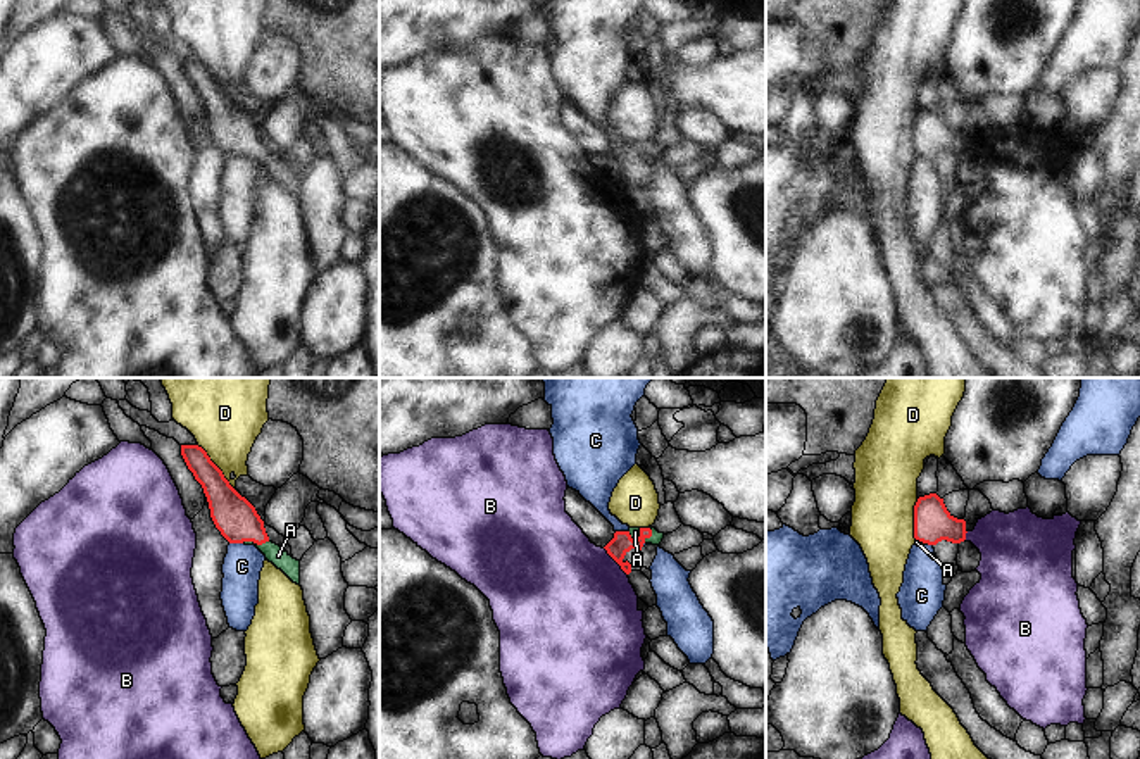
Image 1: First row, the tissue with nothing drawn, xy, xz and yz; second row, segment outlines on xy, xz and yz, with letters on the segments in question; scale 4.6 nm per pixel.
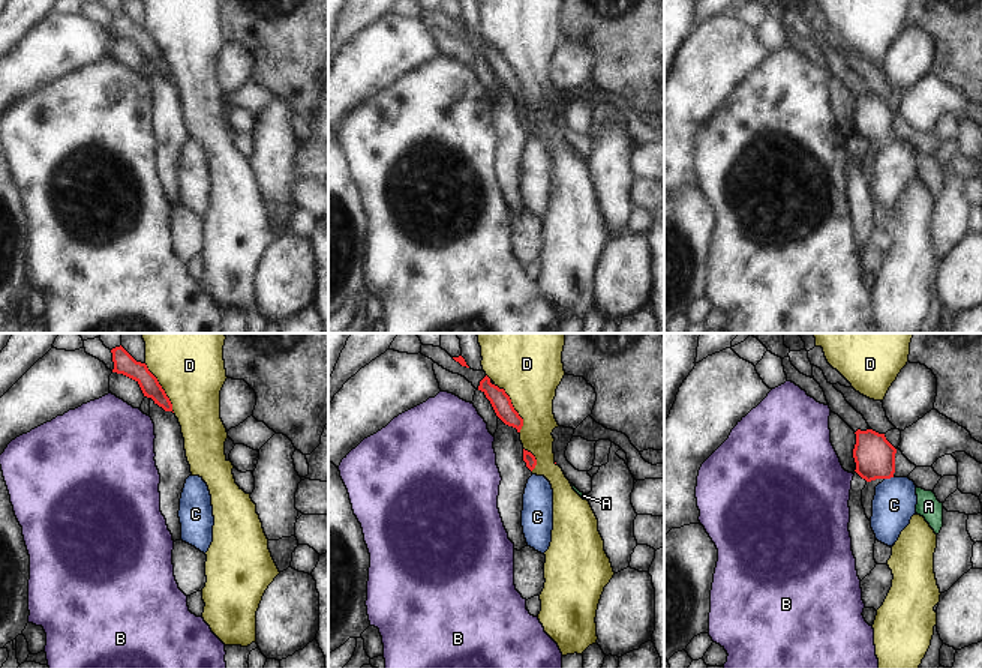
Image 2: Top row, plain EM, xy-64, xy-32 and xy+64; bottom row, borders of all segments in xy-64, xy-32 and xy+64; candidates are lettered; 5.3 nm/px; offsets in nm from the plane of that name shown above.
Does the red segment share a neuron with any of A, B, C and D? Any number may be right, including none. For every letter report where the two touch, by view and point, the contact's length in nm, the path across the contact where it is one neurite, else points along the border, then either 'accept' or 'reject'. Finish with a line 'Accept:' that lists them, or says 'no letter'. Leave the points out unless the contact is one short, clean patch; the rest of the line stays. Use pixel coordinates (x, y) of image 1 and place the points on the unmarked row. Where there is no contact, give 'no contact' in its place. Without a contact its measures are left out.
A: contact xy (254, 156); length 130 nm; way xy (237, 133), (254, 156), (263, 157), (278, 169); accept
B: contact xz (614, 173); length 170 nm; border xz (604, 161), (626, 188); reject
C: contact xy (237, 156); length 60 nm; border xy (230, 156), (242, 157); reject
D: contact xy (219, 83); length 320 nm; reject
Accept: A

